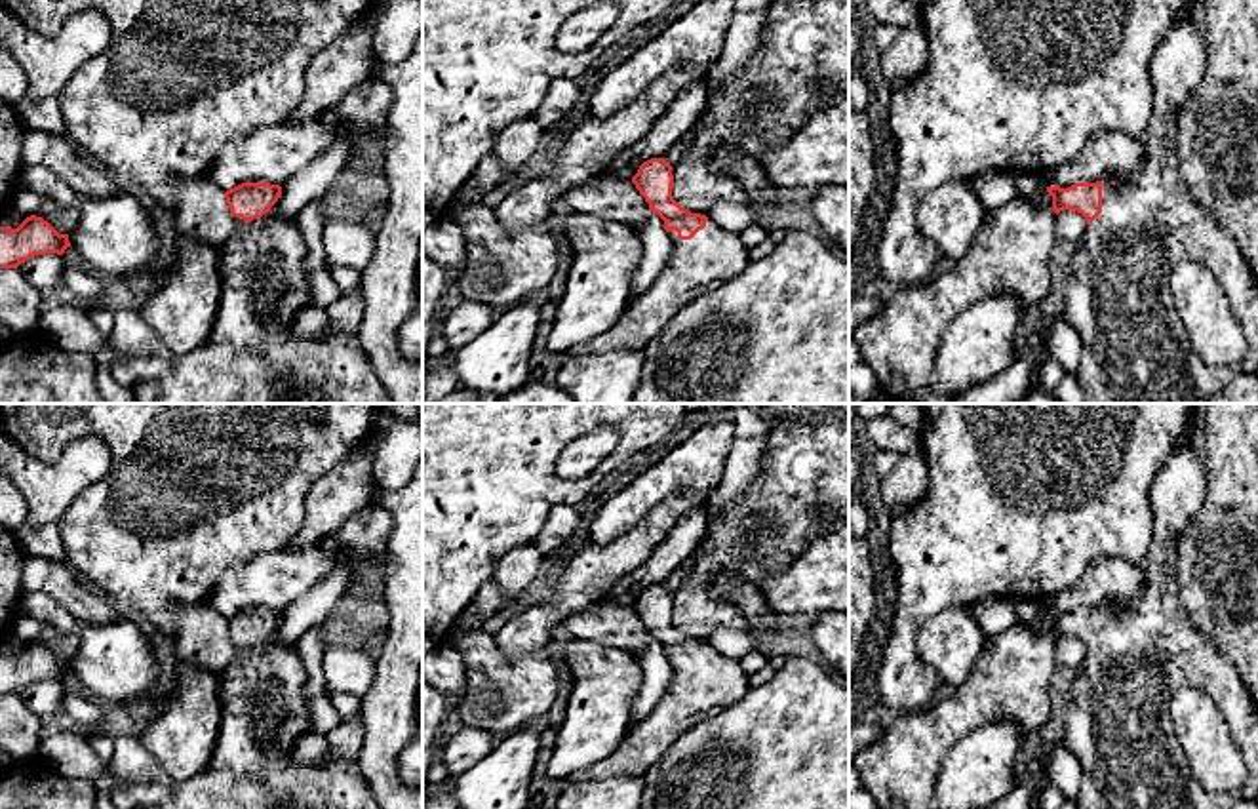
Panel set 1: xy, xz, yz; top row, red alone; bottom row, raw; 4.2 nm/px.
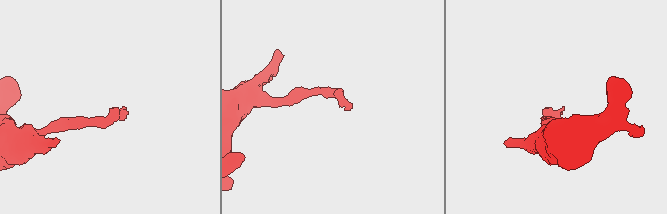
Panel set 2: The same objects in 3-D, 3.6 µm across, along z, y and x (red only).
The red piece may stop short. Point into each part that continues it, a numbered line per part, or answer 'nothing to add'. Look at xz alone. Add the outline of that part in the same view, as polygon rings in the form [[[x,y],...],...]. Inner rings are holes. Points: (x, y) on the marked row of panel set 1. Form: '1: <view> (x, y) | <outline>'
1: xz (714, 256) | [[[710,219],[691,240],[679,240],[676,230],[668,238],[672,251],[658,278],[630,303],[609,331],[573,346],[567,356],[643,350],[676,312],[738,276],[750,263],[740,236]]]

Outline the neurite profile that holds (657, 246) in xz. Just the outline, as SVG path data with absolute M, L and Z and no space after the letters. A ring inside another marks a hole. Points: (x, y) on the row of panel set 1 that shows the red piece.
M649 211L649 219L645 228L639 232L639 240L643 249L632 276L632 303L658 278L672 251L664 221L653 211Z

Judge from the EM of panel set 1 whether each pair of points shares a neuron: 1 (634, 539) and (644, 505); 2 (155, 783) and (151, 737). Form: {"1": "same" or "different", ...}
{"1": "different", "2": "different"}

